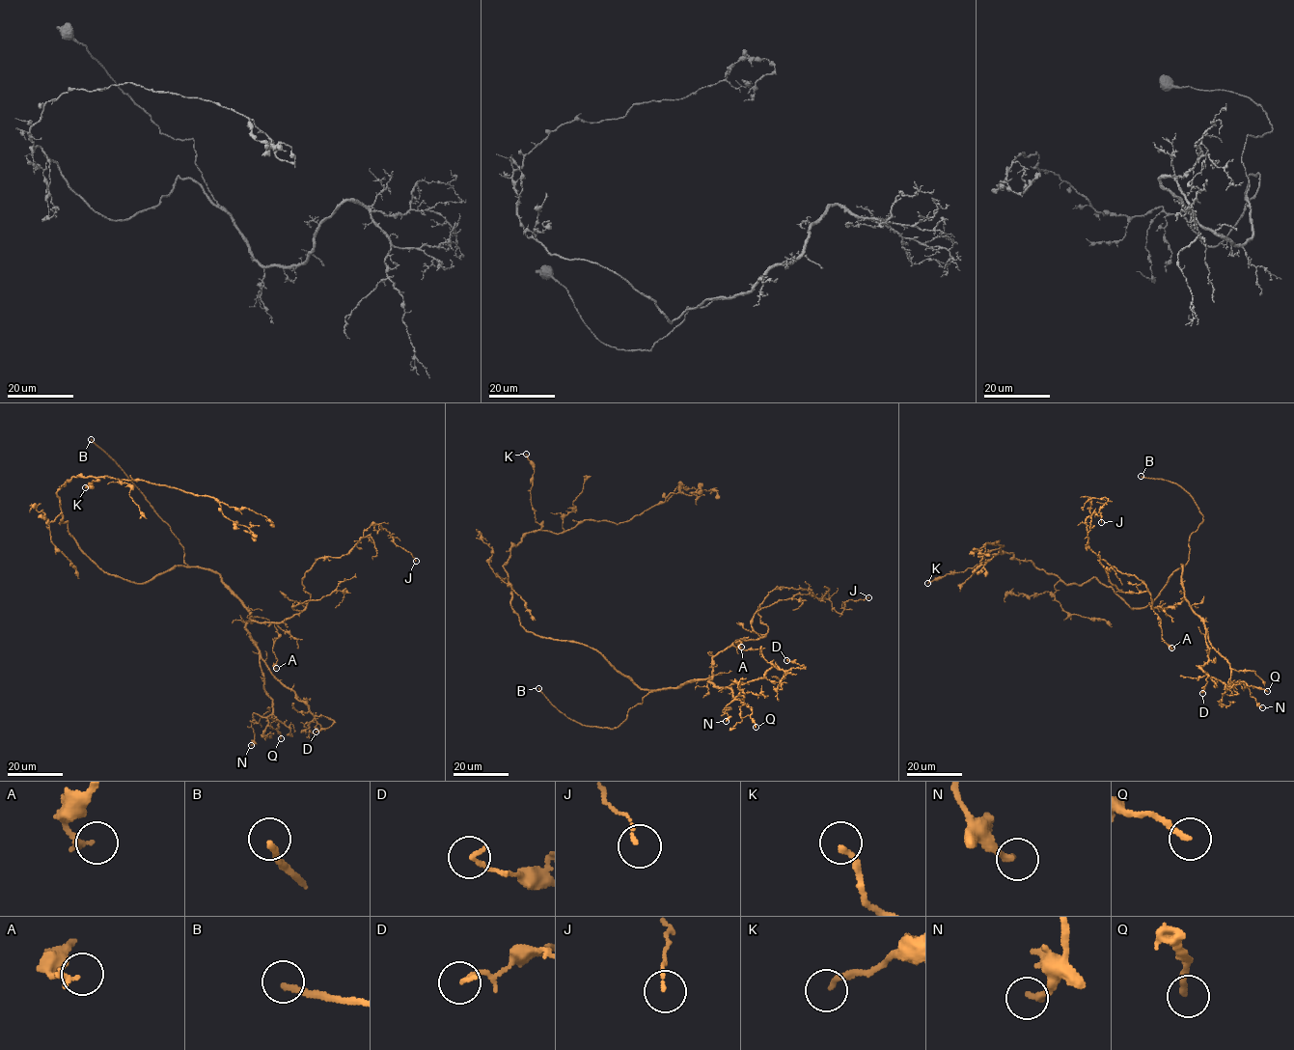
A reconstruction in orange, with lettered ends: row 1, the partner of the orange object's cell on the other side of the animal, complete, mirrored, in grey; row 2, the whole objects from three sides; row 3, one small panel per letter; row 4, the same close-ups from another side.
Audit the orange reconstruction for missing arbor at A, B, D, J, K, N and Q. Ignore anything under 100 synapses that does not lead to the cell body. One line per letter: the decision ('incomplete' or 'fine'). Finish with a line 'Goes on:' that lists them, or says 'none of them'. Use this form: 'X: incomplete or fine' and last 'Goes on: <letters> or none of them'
A: fine
B: incomplete
D: fine
J: fine
K: fine
N: fine
Q: fine
Goes on: B

